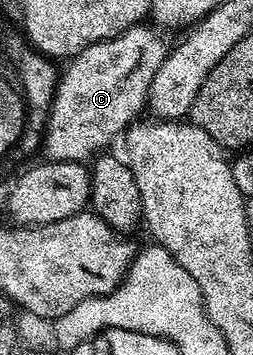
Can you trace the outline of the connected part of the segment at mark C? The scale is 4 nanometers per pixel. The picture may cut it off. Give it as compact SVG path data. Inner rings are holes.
M140 22L135 27L125 30L108 40L91 44L70 61L66 69L62 69L59 78L59 88L55 92L55 100L51 103L51 113L47 116L47 126L43 129L41 152L48 161L78 160L87 162L96 154L102 153L106 144L122 137L132 124L140 119L141 113L147 108L147 95L157 70L165 62L169 44L163 41L164 33L158 27L146 28L146 23Z

